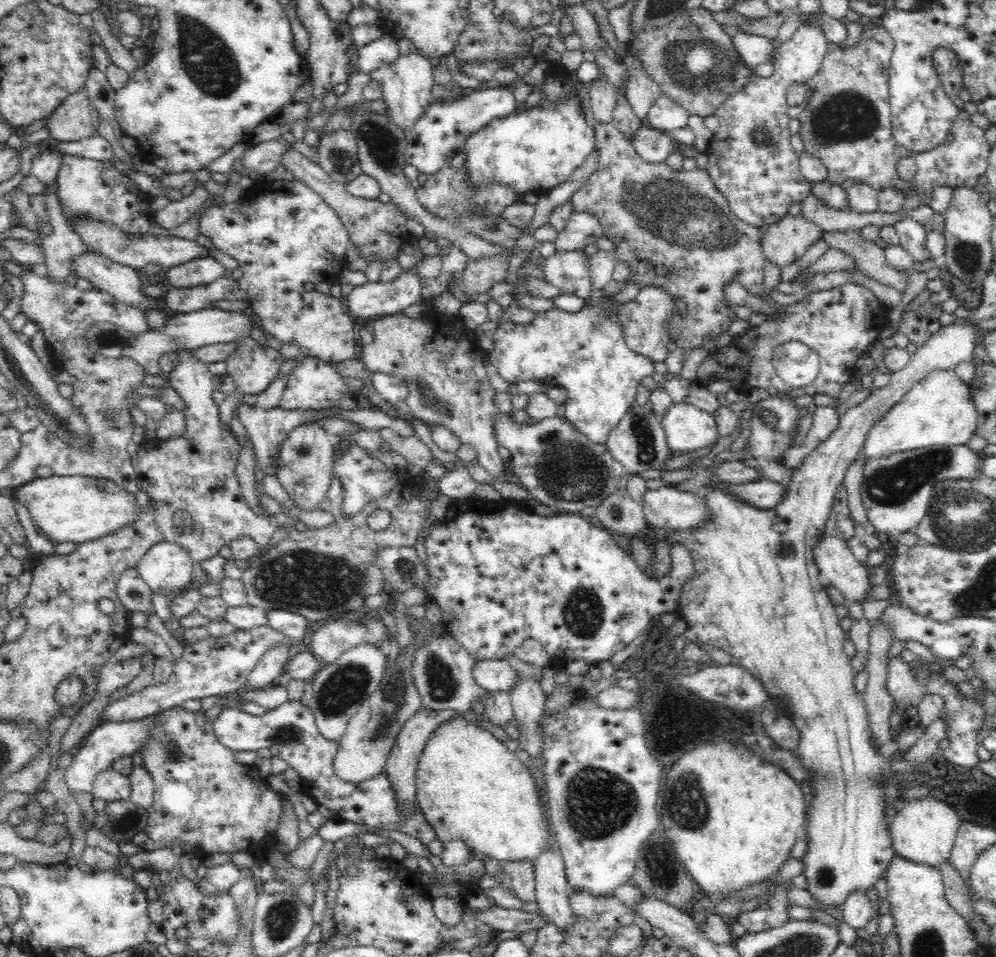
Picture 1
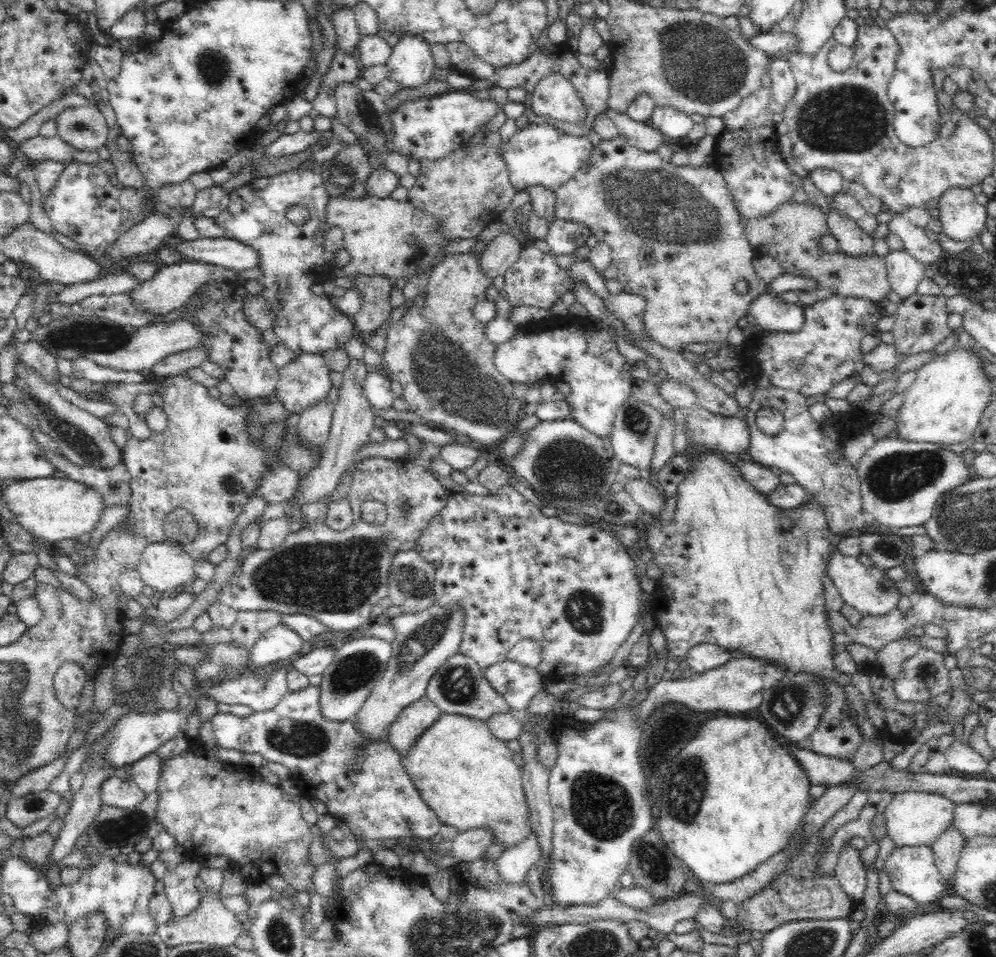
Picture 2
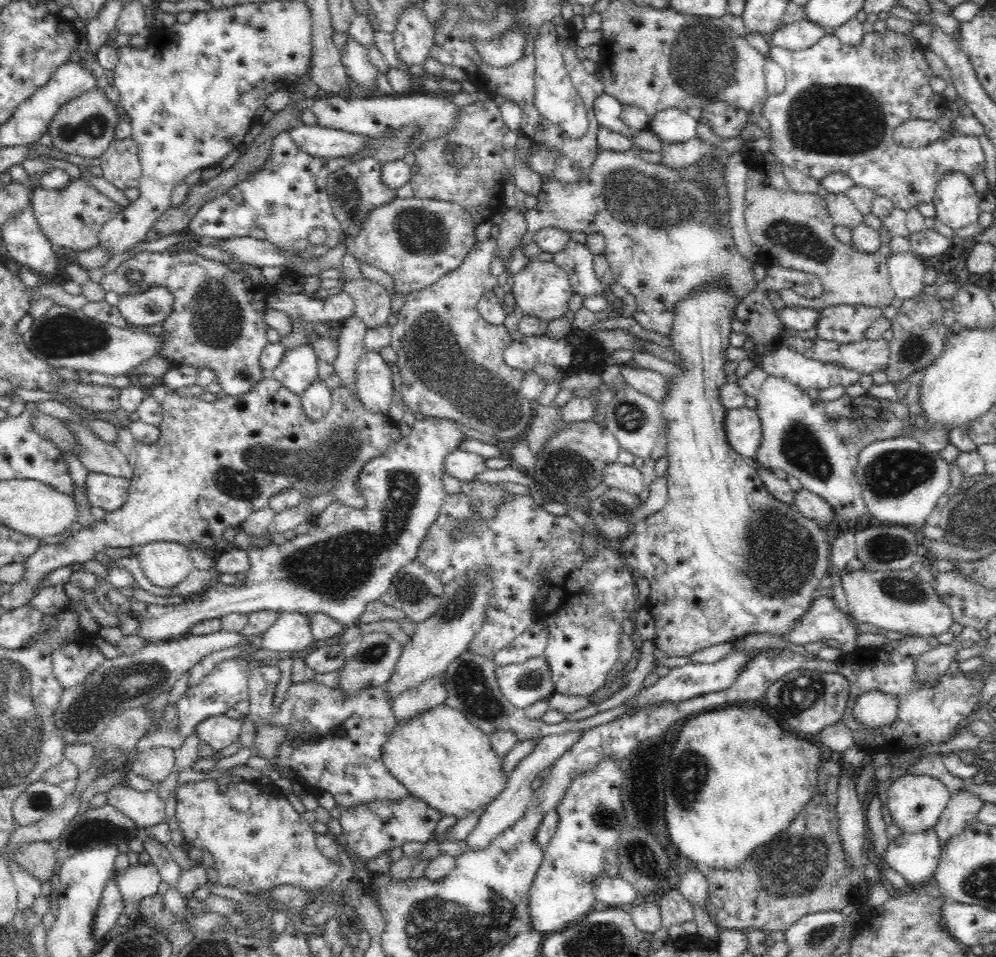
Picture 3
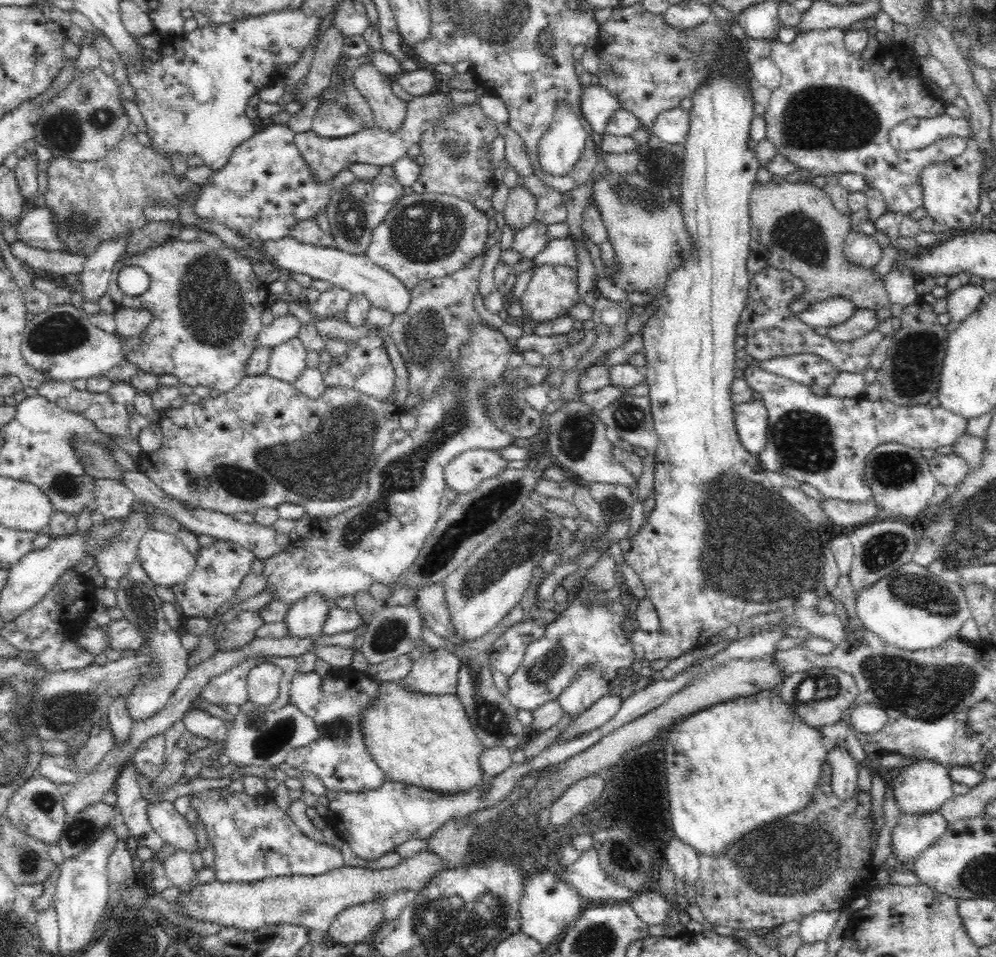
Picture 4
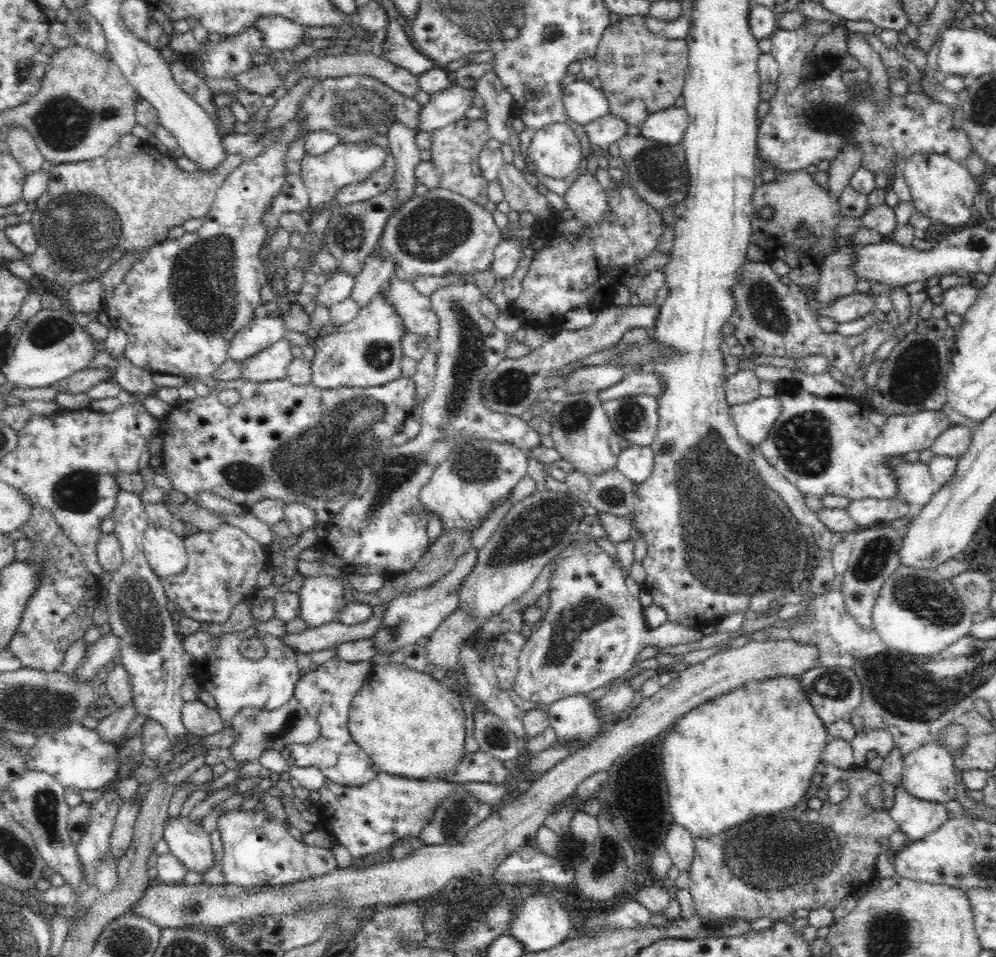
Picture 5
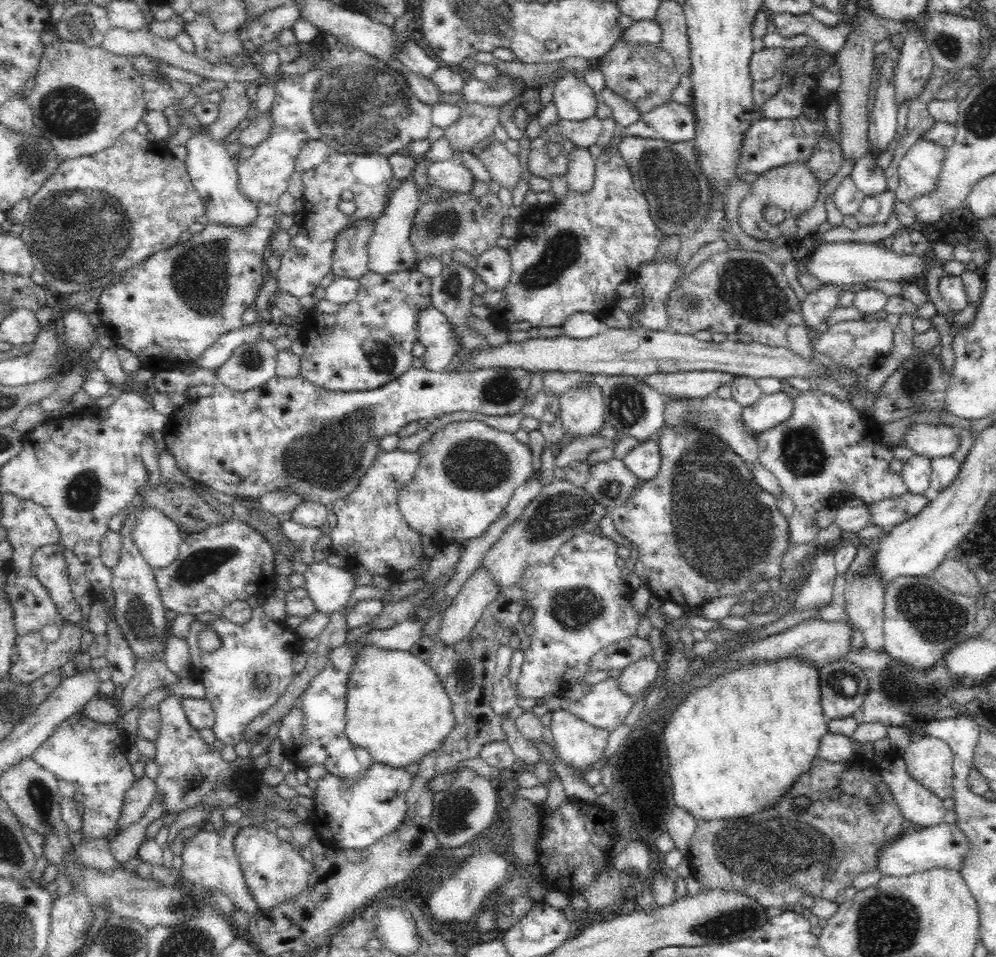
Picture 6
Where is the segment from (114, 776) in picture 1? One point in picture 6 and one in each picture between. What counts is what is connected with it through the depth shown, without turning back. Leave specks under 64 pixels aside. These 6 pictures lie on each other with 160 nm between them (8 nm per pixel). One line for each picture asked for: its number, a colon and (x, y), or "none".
2: (123, 793)
3: (145, 808)
4: (163, 818)
5: (186, 839)
6: (208, 859)

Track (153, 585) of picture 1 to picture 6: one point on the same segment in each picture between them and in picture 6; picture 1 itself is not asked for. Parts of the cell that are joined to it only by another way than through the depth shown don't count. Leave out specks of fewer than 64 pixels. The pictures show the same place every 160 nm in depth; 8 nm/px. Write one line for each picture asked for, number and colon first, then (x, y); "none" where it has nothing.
2: (163, 567)
3: (165, 564)
4: (166, 561)
5: (165, 552)
6: (156, 536)

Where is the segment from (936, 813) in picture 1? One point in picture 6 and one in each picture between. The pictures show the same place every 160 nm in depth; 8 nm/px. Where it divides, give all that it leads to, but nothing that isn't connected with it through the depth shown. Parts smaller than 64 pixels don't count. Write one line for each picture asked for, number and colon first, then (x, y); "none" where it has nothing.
2: (912, 818)
3: (914, 803)
4: (924, 785)
5: (928, 774)
6: (929, 760)

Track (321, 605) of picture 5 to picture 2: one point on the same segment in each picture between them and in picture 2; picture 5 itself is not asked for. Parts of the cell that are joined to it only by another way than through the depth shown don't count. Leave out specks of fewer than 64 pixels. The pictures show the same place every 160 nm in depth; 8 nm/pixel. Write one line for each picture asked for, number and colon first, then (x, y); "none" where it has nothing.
2: (278, 645)
3: (291, 632)
4: (304, 619)

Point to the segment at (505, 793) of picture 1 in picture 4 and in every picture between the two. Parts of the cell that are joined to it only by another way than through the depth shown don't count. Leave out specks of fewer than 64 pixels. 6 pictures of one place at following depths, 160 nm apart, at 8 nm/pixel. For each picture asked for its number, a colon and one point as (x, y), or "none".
2: (468, 777)
3: (440, 757)
4: (427, 741)

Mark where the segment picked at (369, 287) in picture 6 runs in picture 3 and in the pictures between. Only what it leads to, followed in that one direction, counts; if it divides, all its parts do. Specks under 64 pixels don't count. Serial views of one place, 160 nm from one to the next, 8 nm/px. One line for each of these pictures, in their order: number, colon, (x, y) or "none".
3: (375, 389)
4: (366, 367)
5: (365, 352)

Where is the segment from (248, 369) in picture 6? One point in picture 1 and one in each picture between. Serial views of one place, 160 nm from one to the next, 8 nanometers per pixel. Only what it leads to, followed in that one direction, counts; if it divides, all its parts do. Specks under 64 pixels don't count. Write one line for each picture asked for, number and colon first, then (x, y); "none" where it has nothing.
1: (313, 384)
2: (304, 382)
3: (299, 367)
4: (287, 360)
5: (271, 363)

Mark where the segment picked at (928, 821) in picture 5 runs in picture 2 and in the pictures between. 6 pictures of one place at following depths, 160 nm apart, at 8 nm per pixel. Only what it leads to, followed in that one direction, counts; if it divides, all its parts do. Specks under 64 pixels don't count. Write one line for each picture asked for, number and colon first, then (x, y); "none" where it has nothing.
2: (912, 871)
3: (914, 856)
4: (912, 834)

